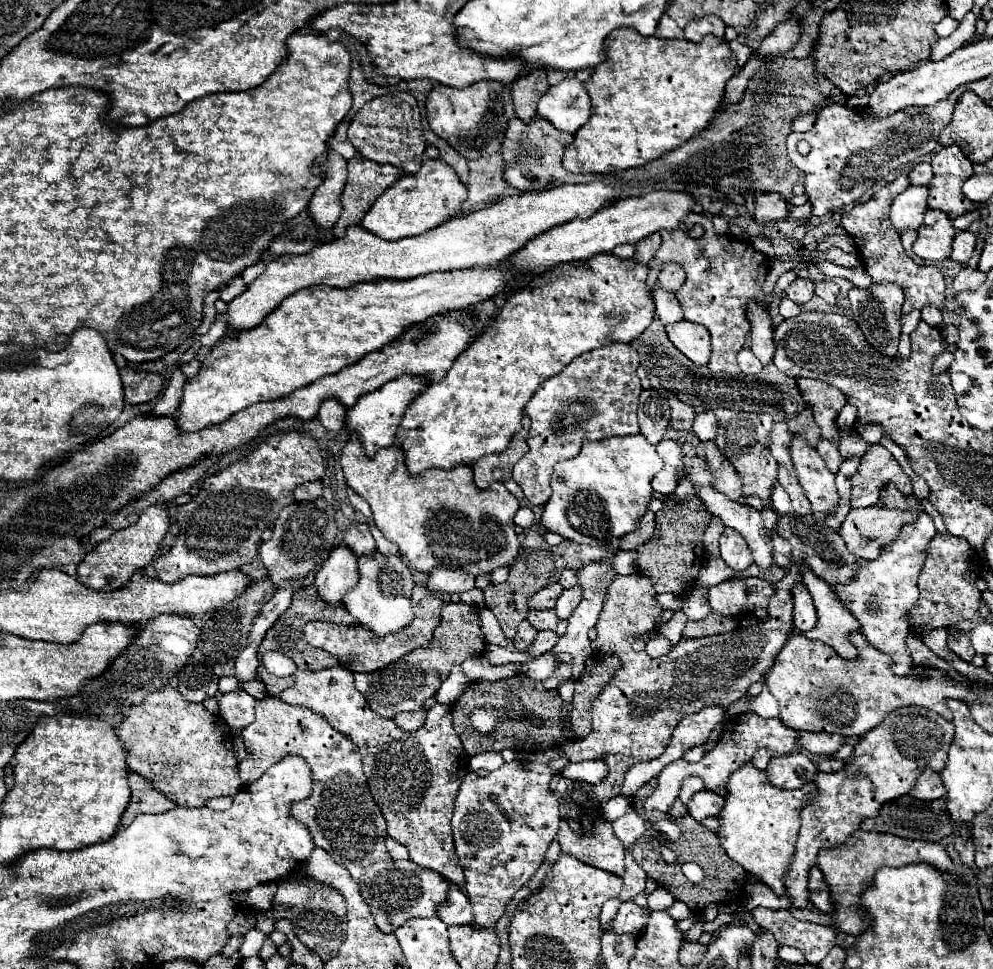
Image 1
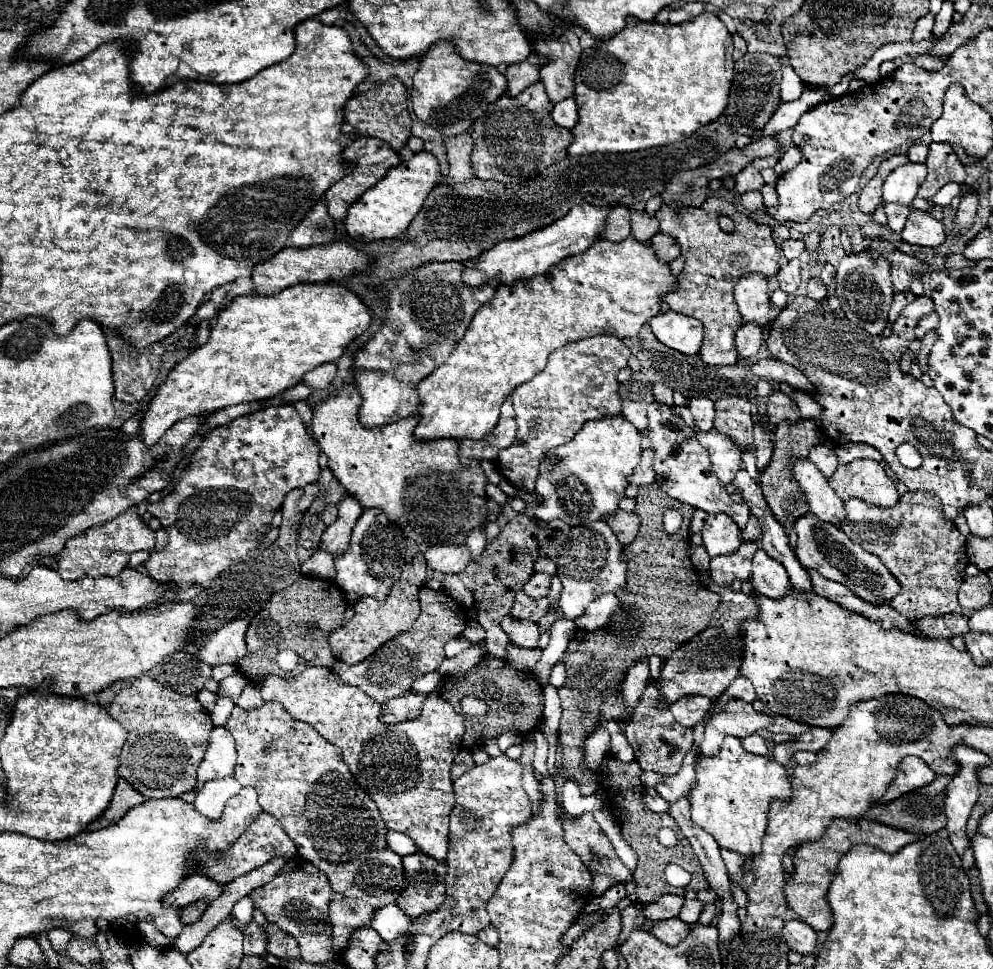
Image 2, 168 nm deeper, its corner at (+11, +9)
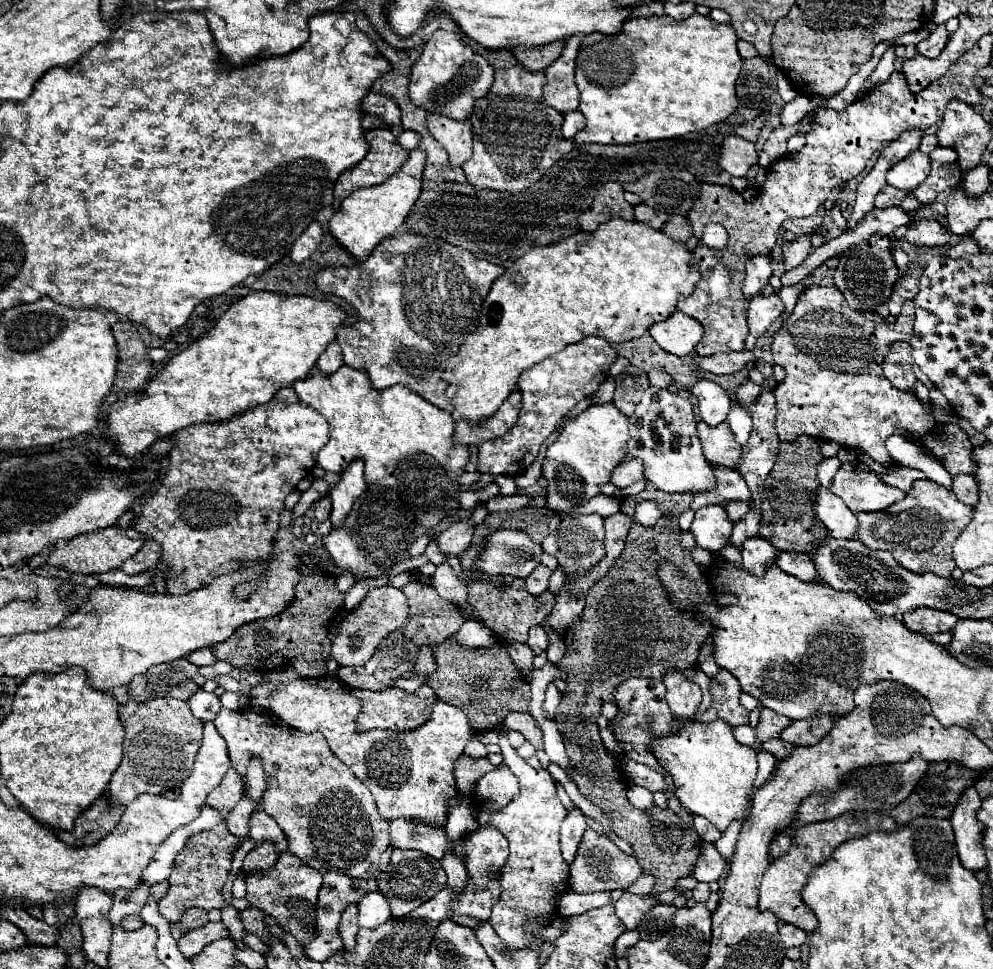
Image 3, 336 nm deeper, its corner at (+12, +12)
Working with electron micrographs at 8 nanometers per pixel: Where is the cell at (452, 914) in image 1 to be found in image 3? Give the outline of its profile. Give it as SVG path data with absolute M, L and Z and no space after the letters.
M393 849L389 869L379 875L379 891L389 899L391 913L393 917L403 917L411 913L415 907L421 903L429 901L441 887L445 887L447 875L441 867L441 863L421 851L403 851L403 849Z

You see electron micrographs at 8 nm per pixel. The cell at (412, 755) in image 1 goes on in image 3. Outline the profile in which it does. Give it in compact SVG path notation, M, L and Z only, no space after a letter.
M301 677L289 683L277 683L277 687L271 691L269 697L269 707L271 711L285 719L285 723L311 733L319 731L327 739L331 751L335 753L337 759L341 759L353 773L355 777L367 785L367 789L373 793L379 815L385 819L417 819L421 823L427 823L429 827L445 827L447 823L447 813L449 813L449 801L453 795L457 797L457 787L453 779L453 761L463 753L467 741L473 737L469 719L467 715L457 709L455 705L449 705L441 699L435 701L431 719L423 723L417 729L411 731L385 731L385 729L371 729L371 731L359 731L357 729L357 715L361 713L363 701L353 695L353 689L349 689L343 681L333 679L333 677Z

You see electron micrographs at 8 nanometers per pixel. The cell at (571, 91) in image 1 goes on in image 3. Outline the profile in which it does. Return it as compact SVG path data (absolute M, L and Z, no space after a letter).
M567 111L567 113L563 113L561 133L563 133L565 139L573 139L573 135L577 131L581 131L581 127L585 127L585 117L579 111Z

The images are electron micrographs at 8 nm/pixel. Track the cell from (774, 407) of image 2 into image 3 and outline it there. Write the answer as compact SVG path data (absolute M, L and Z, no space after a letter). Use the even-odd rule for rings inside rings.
M805 287L793 311L773 337L771 353L773 361L781 365L787 373L785 381L773 389L777 399L777 433L781 441L795 441L799 435L811 435L821 441L835 441L847 449L859 449L871 455L883 467L891 467L893 459L885 449L885 441L891 435L903 435L925 451L929 451L951 475L975 475L977 463L973 461L975 447L969 441L969 435L959 427L959 417L953 409L941 409L933 403L923 403L913 391L895 389L883 375L881 355L891 349L891 343L911 341L913 337L913 319L915 319L915 301L909 299L903 303L901 315L895 323L871 321L863 313L851 311L845 303L845 297L835 287ZM929 419L935 419L935 425L929 429Z

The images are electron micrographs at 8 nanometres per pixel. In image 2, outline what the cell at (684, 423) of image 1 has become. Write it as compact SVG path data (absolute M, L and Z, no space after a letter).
M662 382L654 384L654 396L658 398L658 402L662 402L662 404L674 408L674 402L672 402L672 388L670 388L670 386L666 386L666 384L662 384Z

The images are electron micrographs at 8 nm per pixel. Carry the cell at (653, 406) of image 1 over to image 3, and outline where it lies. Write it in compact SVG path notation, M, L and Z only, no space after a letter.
M629 365L621 375L615 377L617 389L613 397L613 405L627 417L633 415L635 405L641 401L641 395L649 389L647 373L641 371L639 367Z

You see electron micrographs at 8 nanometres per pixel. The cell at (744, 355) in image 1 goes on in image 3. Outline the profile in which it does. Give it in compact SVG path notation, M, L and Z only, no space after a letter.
M777 293L769 297L757 297L751 299L749 309L747 309L747 325L749 325L749 335L745 339L745 349L751 351L757 343L757 337L761 337L767 327L781 315L785 309L783 301L777 297Z

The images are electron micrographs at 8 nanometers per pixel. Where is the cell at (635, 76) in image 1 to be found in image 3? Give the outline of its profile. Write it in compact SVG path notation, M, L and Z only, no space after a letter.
M699 13L683 21L675 21L667 15L633 17L625 21L621 33L585 35L577 53L575 83L581 93L579 111L587 117L587 127L575 135L575 143L629 145L673 139L725 121L737 109L735 81L743 63L735 43L737 35L731 25L717 23Z

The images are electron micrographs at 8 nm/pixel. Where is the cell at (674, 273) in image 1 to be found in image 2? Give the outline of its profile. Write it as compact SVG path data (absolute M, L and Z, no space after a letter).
M658 232L658 234L652 238L652 248L656 250L658 258L662 258L662 262L672 262L672 260L680 254L680 246L678 246L676 238L666 236L666 234L662 234L662 232Z

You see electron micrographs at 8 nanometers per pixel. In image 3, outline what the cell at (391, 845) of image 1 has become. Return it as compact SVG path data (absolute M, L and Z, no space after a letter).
M393 819L389 825L391 843L397 849L417 849L435 859L441 859L445 851L453 851L461 857L461 843L457 841L453 847L447 841L445 829L433 831L433 827L425 827L425 823L415 823L413 819Z

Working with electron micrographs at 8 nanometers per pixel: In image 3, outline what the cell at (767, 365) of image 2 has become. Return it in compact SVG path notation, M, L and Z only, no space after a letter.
M739 351L739 353L717 353L709 357L699 357L697 365L709 373L715 375L729 375L745 369L747 365L753 363L753 353L751 351Z

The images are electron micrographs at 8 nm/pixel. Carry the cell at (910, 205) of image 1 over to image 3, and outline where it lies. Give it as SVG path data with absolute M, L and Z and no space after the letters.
M921 151L909 153L903 161L895 163L887 173L887 183L891 187L913 191L929 175L929 157Z

